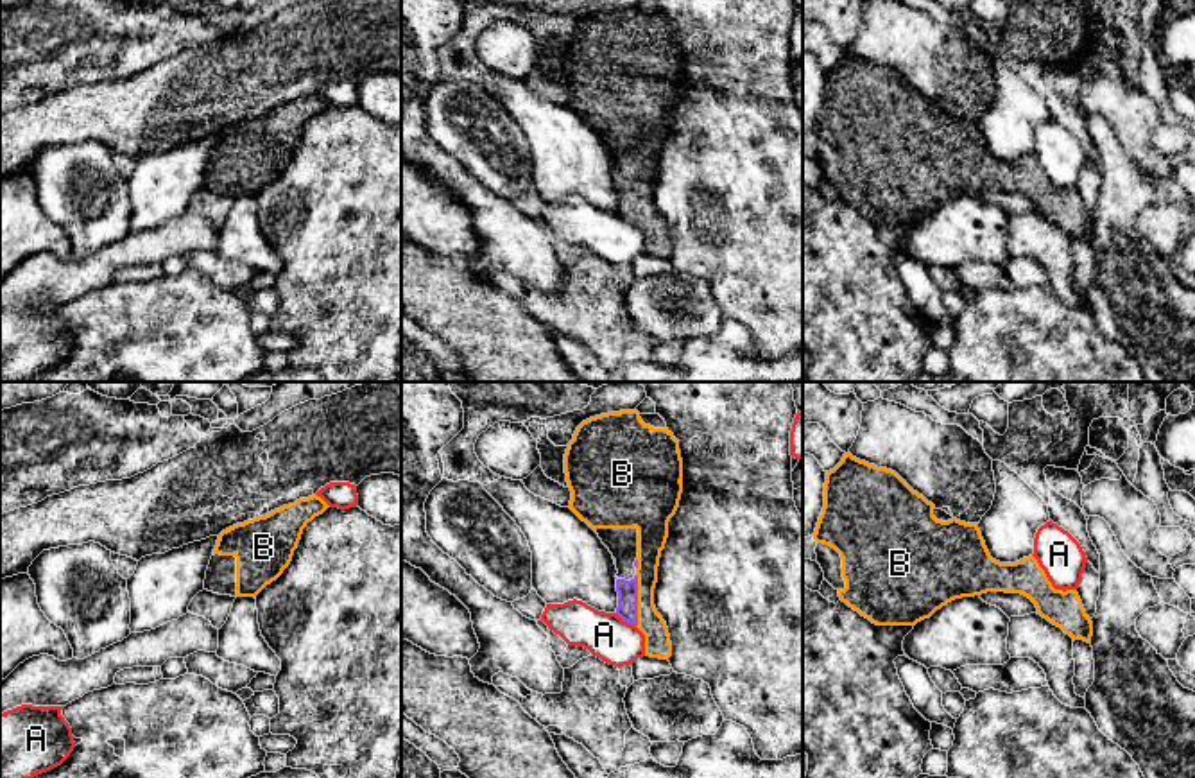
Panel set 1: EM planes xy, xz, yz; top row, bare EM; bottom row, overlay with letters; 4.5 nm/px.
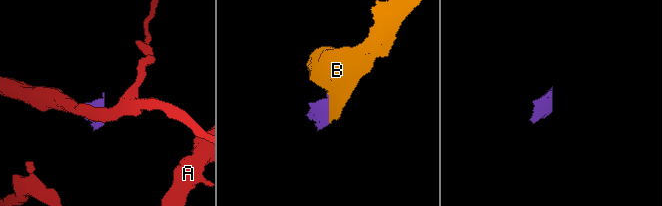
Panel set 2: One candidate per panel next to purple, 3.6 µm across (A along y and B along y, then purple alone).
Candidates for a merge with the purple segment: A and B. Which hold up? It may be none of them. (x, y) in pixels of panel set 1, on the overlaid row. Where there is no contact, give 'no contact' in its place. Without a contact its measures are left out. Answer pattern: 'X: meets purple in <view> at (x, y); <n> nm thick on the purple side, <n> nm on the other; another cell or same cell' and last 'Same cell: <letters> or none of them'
A: meets purple in xz at (626, 621); 100 nm thick on the purple side, 200 nm on the other; another cell
B: meets purple in xz at (636, 601); 100 nm thick on the purple side, 120 nm on the other; same cell
Same cell: B

